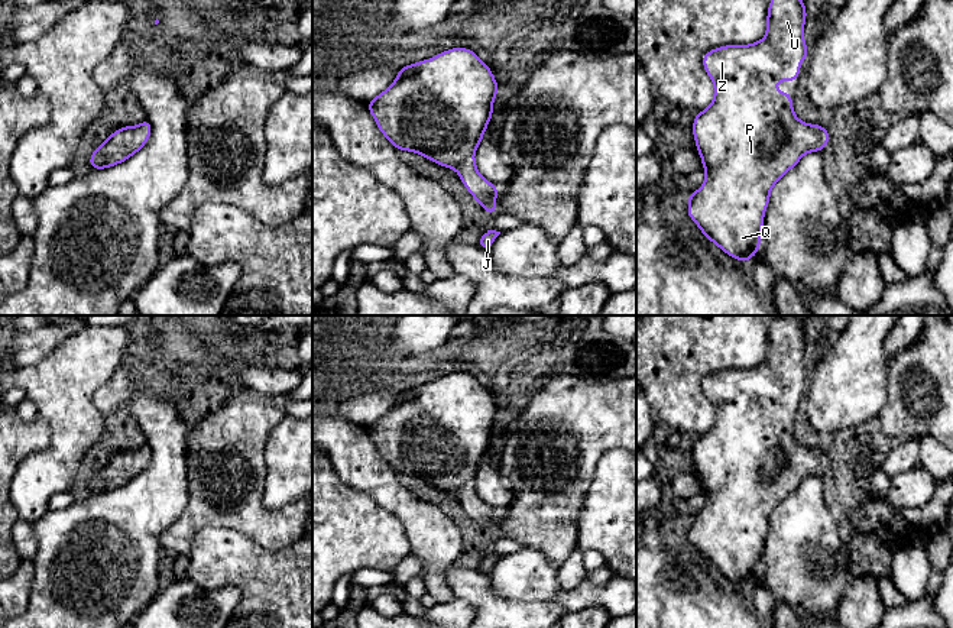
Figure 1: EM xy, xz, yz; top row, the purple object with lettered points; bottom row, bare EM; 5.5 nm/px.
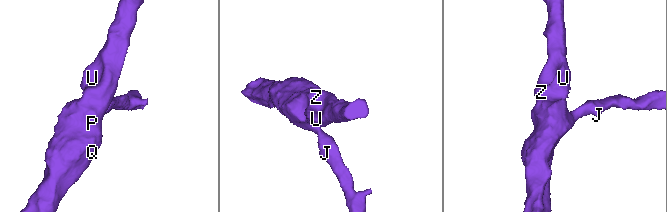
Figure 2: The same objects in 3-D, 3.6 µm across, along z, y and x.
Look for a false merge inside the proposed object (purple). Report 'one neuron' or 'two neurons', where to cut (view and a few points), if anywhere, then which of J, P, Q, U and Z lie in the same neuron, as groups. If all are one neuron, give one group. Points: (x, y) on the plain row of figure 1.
one neuron | no cut | J P Q U Z

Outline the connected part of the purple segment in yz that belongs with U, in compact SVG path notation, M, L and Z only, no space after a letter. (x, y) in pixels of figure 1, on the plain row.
M777 315L768 331L766 357L762 365L751 369L725 369L703 379L703 392L714 408L711 428L698 436L693 446L693 460L697 476L706 495L704 508L688 524L688 541L700 551L707 564L711 564L726 579L739 583L743 589L758 579L764 540L772 511L807 476L821 476L830 459L821 449L807 449L794 438L792 418L775 414L777 405L798 405L801 385L810 376L804 366L804 346L807 334L797 315Z

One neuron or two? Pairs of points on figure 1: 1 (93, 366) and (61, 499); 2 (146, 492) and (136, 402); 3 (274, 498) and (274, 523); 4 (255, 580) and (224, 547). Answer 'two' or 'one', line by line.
1: two
2: one
3: two
4: one

